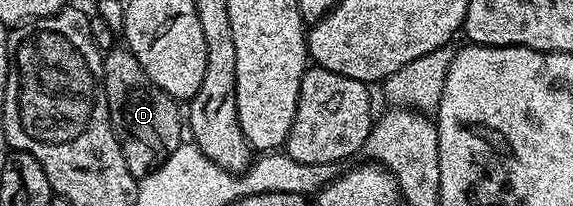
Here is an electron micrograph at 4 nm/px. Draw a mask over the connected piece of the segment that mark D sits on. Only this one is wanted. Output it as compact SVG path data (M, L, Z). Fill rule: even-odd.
M126 47L111 49L104 56L103 86L125 163L136 179L145 178L184 144L185 122L179 114L180 102L145 75L145 67Z

